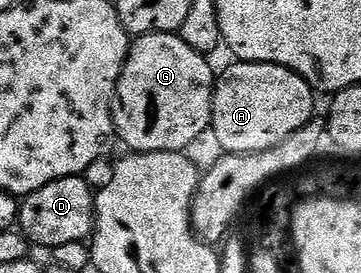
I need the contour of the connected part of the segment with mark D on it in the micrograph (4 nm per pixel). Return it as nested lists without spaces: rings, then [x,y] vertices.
[[[78,176],[51,181],[20,201],[18,229],[33,246],[44,244],[55,247],[71,241],[84,241],[86,235],[93,232],[94,189],[84,180],[83,176]]]

